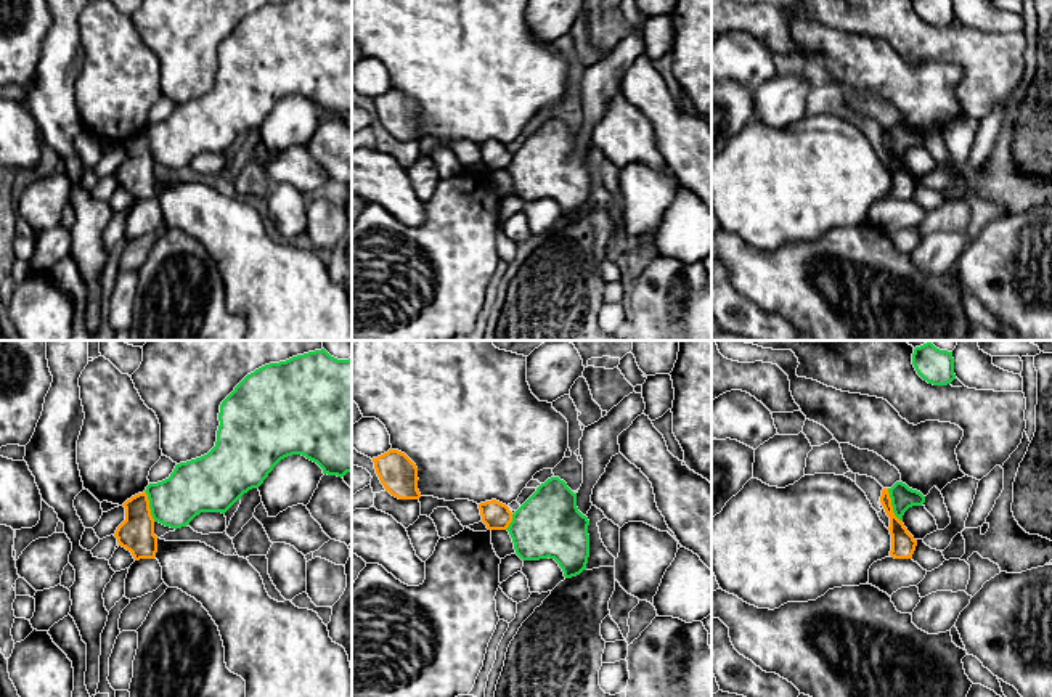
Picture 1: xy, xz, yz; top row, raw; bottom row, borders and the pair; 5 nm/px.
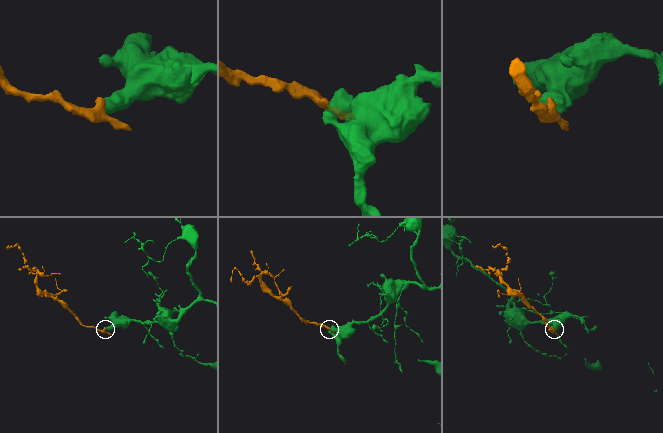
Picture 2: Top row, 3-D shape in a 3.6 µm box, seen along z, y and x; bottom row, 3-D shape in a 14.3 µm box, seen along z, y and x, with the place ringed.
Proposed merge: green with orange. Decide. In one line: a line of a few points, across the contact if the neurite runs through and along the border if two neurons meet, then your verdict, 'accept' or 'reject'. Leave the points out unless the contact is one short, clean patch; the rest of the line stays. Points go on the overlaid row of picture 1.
yz (887, 489), (892, 498), (892, 511), (901, 521) | reject

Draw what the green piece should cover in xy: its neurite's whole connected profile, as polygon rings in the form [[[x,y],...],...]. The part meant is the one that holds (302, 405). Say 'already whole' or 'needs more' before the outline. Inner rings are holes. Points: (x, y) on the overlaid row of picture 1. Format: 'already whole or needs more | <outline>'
already whole | [[[321,348],[265,365],[247,374],[222,401],[218,421],[217,442],[207,454],[177,464],[169,479],[146,487],[154,522],[177,530],[201,512],[225,514],[244,493],[259,488],[281,459],[292,454],[316,463],[328,475],[352,472],[352,358],[337,360]]]

